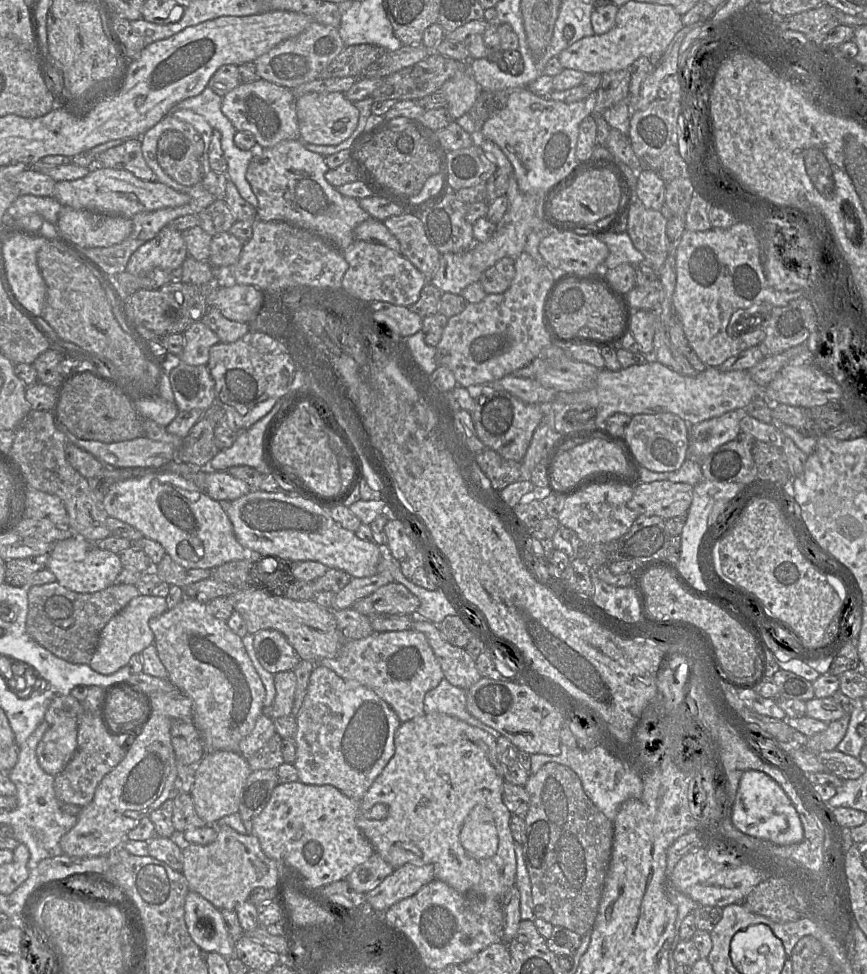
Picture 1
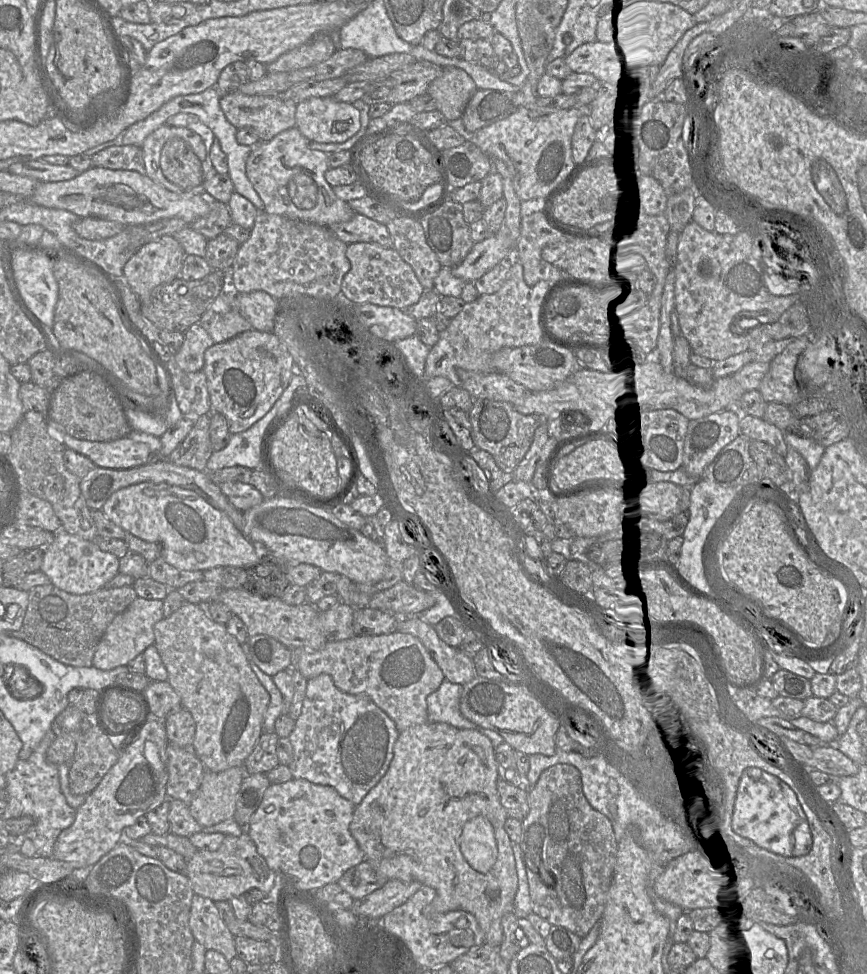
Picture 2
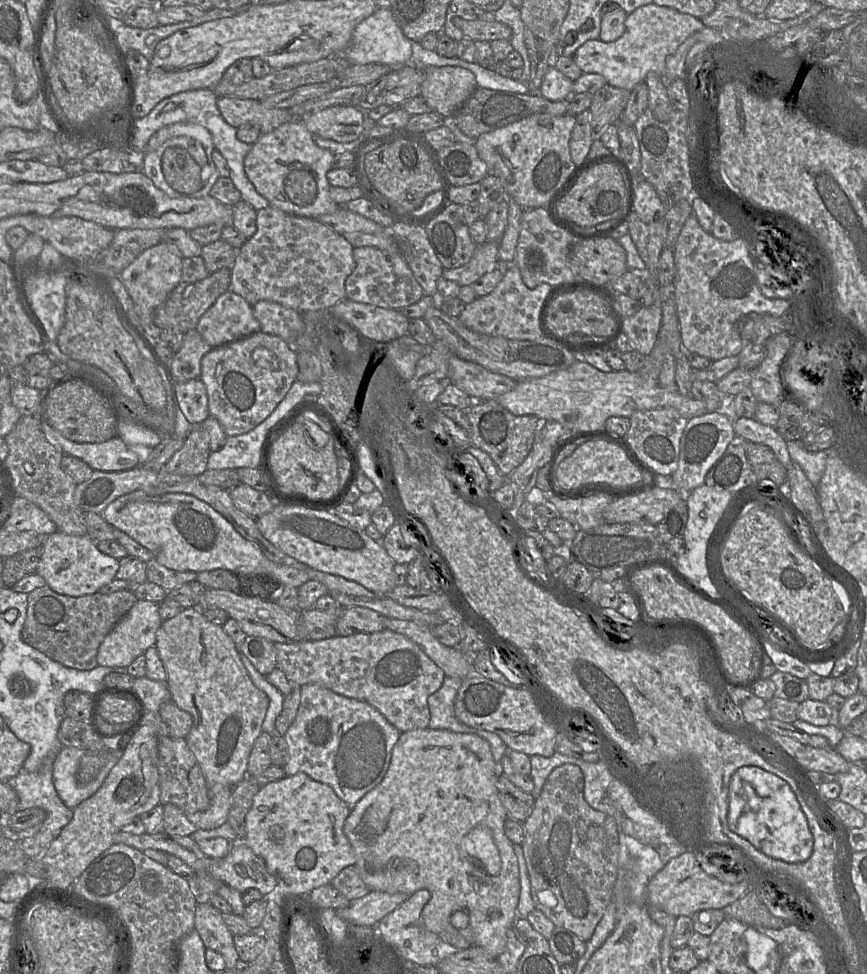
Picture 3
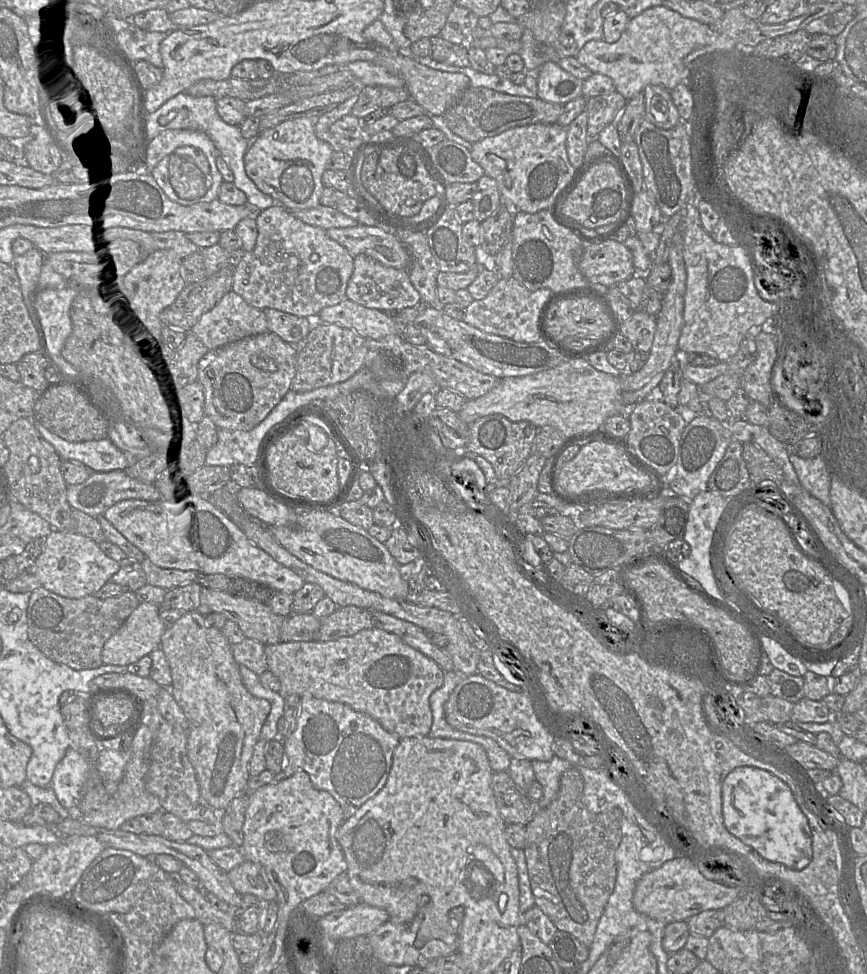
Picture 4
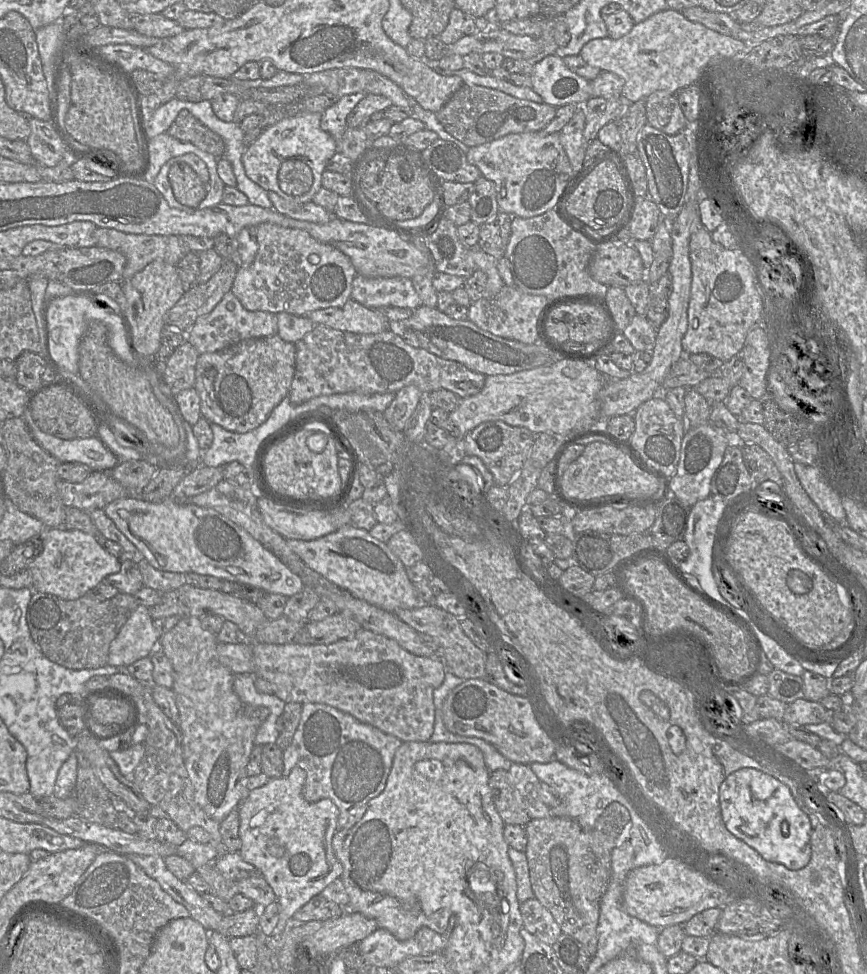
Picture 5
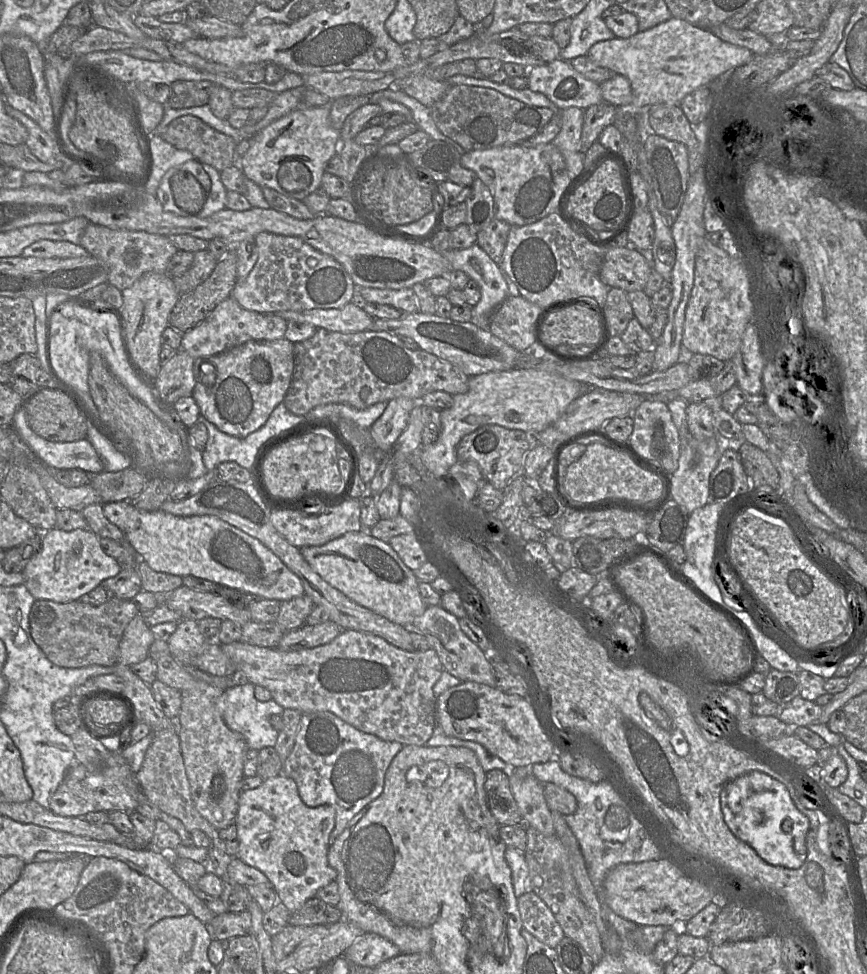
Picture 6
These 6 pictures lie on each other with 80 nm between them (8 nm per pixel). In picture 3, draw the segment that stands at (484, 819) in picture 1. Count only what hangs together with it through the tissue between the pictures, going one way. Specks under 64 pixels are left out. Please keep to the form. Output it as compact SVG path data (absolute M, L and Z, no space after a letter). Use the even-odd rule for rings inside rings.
M477 826L466 834L463 847L473 858L484 864L487 874L496 876L501 870L501 857L492 833L485 826Z

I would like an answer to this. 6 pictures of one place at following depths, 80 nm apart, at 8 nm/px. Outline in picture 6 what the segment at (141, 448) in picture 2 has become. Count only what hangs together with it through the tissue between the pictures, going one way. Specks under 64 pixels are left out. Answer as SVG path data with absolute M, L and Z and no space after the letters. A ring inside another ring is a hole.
M23 406L14 414L10 427L50 470L81 469L88 475L104 471L103 463L88 439L52 442L40 437L29 426Z

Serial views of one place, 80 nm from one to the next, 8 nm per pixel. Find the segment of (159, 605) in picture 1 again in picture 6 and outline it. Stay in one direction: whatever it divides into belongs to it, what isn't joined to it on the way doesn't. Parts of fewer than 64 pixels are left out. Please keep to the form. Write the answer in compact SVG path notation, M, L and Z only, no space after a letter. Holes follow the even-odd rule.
M142 613L136 615L124 630L119 646L118 663L132 666L148 657L149 648L156 639Z

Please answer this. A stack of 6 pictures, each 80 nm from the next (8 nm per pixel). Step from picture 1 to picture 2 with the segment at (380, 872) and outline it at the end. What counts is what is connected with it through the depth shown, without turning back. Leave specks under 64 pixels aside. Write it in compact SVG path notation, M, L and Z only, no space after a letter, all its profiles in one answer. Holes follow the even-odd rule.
M363 861L347 870L337 883L357 900L381 888L387 881L368 861Z

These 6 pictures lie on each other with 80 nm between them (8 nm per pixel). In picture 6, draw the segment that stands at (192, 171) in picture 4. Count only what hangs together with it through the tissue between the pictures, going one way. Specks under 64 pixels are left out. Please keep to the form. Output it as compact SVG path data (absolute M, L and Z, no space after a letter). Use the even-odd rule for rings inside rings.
M179 171L170 181L175 203L190 215L197 215L203 208L208 193L190 172Z

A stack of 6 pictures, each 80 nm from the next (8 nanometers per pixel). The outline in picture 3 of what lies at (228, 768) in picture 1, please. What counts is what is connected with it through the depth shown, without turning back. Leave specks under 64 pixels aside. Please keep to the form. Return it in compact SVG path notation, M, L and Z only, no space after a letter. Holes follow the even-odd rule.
M214 784L209 787L210 805L204 811L186 814L198 829L211 830L224 824L231 807L234 786Z

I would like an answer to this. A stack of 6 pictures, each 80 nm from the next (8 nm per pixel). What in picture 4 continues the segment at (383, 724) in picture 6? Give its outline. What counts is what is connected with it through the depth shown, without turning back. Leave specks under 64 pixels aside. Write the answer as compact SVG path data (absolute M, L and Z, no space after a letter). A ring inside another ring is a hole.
M370 628L332 641L278 642L265 645L267 668L279 680L280 694L312 695L315 698L349 705L378 721L398 737L427 736L433 716L429 698L444 683L443 669L431 658L406 644L399 636L378 628Z

